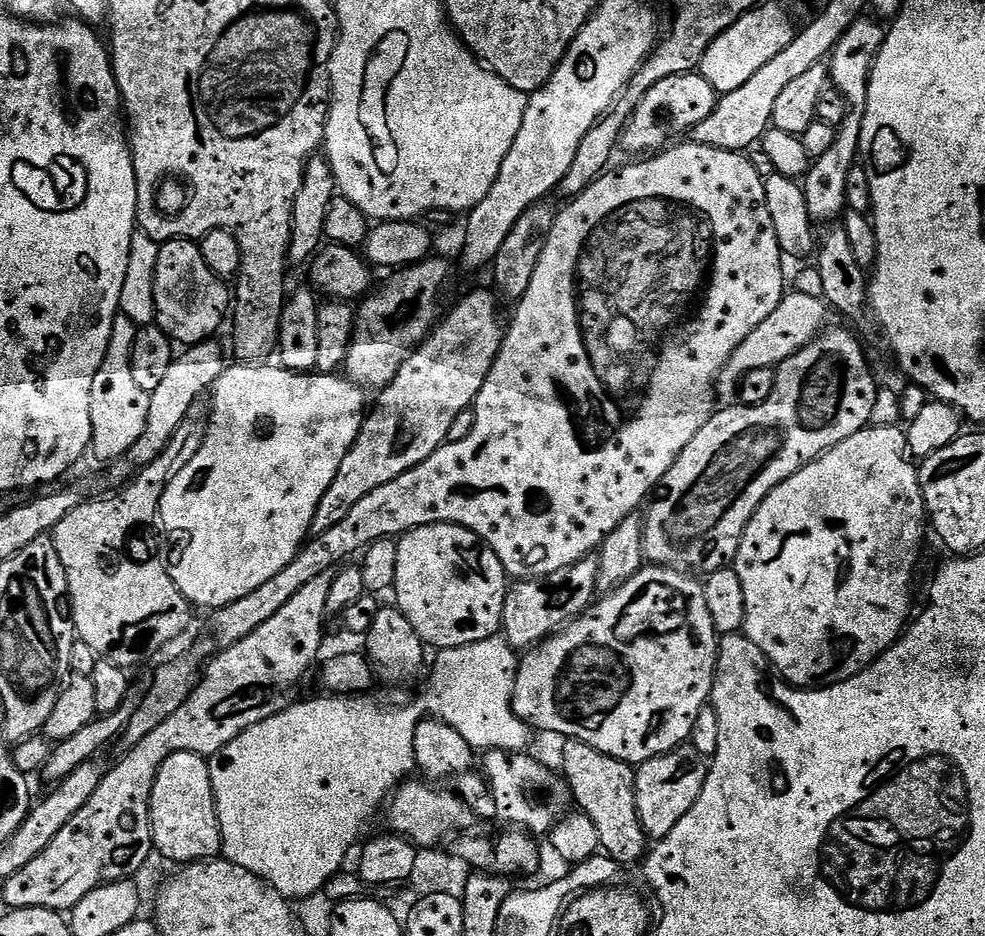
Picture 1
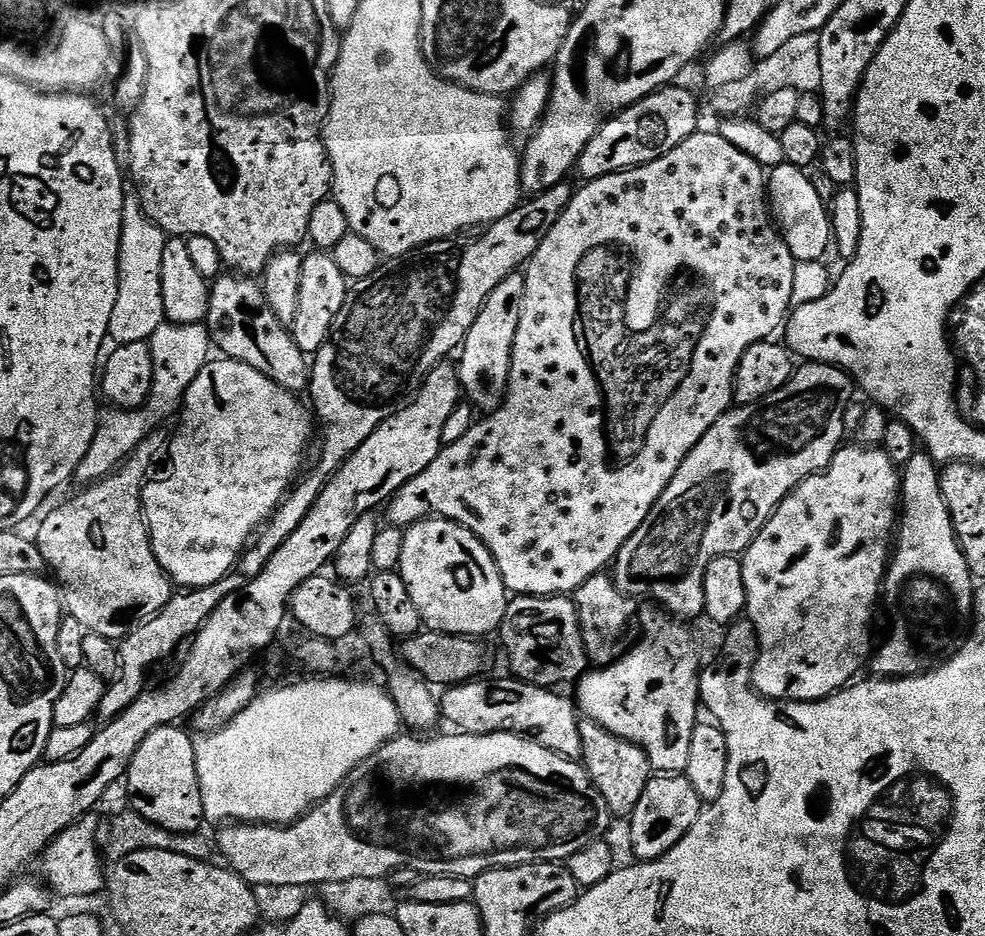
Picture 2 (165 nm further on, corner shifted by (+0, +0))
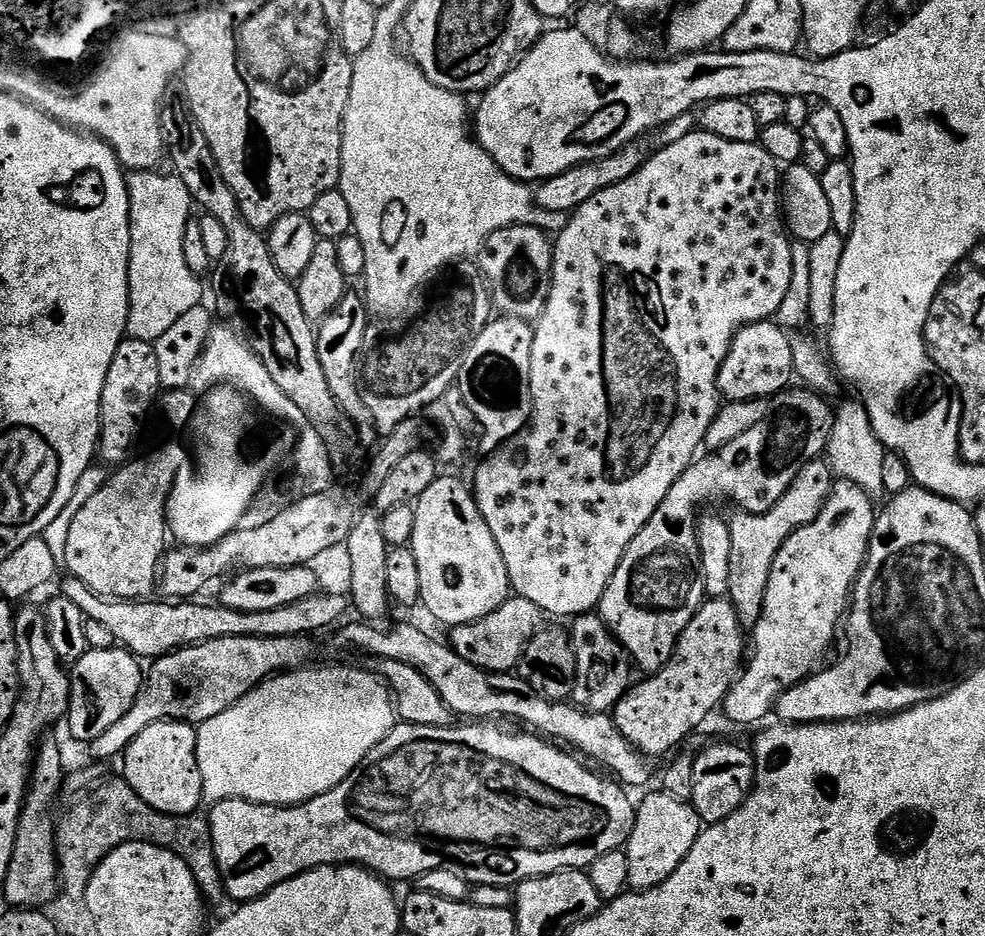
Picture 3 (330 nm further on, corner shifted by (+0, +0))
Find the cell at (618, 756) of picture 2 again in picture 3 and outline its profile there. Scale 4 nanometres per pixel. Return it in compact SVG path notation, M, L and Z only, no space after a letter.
M708 598L705 599L704 603L700 605L700 609L692 616L692 621L686 626L686 630L682 630L682 634L678 638L676 643L676 649L672 652L672 657L667 660L664 667L659 672L649 675L644 678L644 681L633 683L626 695L624 695L620 701L616 704L614 709L614 719L618 730L622 734L622 738L626 738L629 742L635 746L636 751L645 758L653 758L652 756L664 756L667 752L675 753L680 743L691 734L695 728L700 728L708 720L708 715L712 711L719 709L723 705L725 698L728 696L728 691L732 689L732 685L736 683L741 671L742 665L746 660L746 644L744 648L744 636L742 633L742 625L739 620L736 619L736 611L732 605L731 599L728 598Z

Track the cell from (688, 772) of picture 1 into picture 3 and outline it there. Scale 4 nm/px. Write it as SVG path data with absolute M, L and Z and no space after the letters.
M663 790L651 792L647 793L649 796L644 801L636 804L636 821L626 845L630 862L628 887L634 892L662 886L662 882L682 866L702 831L700 815L689 801L674 798Z

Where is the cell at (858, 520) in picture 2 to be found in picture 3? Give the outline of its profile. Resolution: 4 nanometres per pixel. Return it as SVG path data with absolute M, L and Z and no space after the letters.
M837 479L818 518L814 518L810 526L794 530L794 534L790 534L790 538L782 542L782 550L778 550L770 566L770 582L766 582L762 614L754 626L756 645L753 648L751 645L750 659L722 705L722 713L724 712L730 723L763 725L763 720L768 715L773 715L782 694L786 694L809 676L816 675L825 663L824 655L831 650L832 643L836 640L836 631L839 628L841 631L842 621L850 607L852 589L856 587L856 579L860 577L864 560L868 557L868 539L872 536L878 515L877 509L872 509L872 502L873 497L854 482Z

